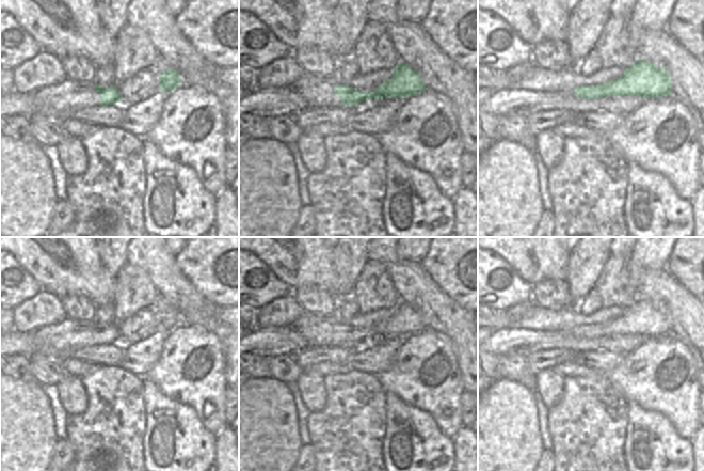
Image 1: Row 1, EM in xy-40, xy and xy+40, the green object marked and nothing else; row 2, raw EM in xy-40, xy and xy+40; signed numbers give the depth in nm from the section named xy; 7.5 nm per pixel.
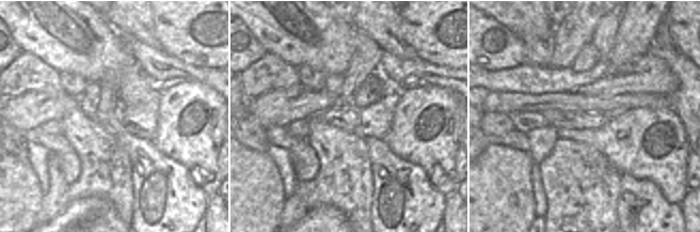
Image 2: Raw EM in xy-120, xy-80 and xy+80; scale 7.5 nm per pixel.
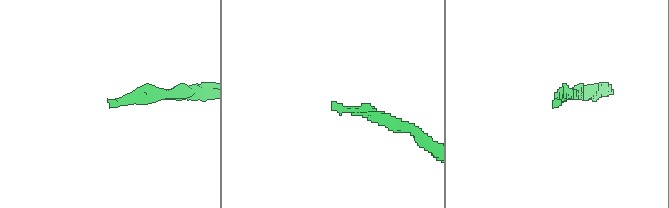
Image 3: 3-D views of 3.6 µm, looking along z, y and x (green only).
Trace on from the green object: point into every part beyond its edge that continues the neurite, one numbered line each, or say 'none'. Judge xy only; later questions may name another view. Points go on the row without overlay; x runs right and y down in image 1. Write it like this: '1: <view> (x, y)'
1: xy (319, 331)

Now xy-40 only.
1: xy-40 (60, 341)

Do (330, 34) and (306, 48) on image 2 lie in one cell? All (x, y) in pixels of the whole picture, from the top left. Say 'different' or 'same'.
same

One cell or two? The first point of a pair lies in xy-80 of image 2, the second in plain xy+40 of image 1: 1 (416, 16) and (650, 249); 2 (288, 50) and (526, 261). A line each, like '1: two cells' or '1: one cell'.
1: two cells
2: one cell

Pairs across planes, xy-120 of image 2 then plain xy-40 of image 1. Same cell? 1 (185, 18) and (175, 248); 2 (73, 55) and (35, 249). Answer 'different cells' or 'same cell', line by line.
1: different cells
2: same cell

